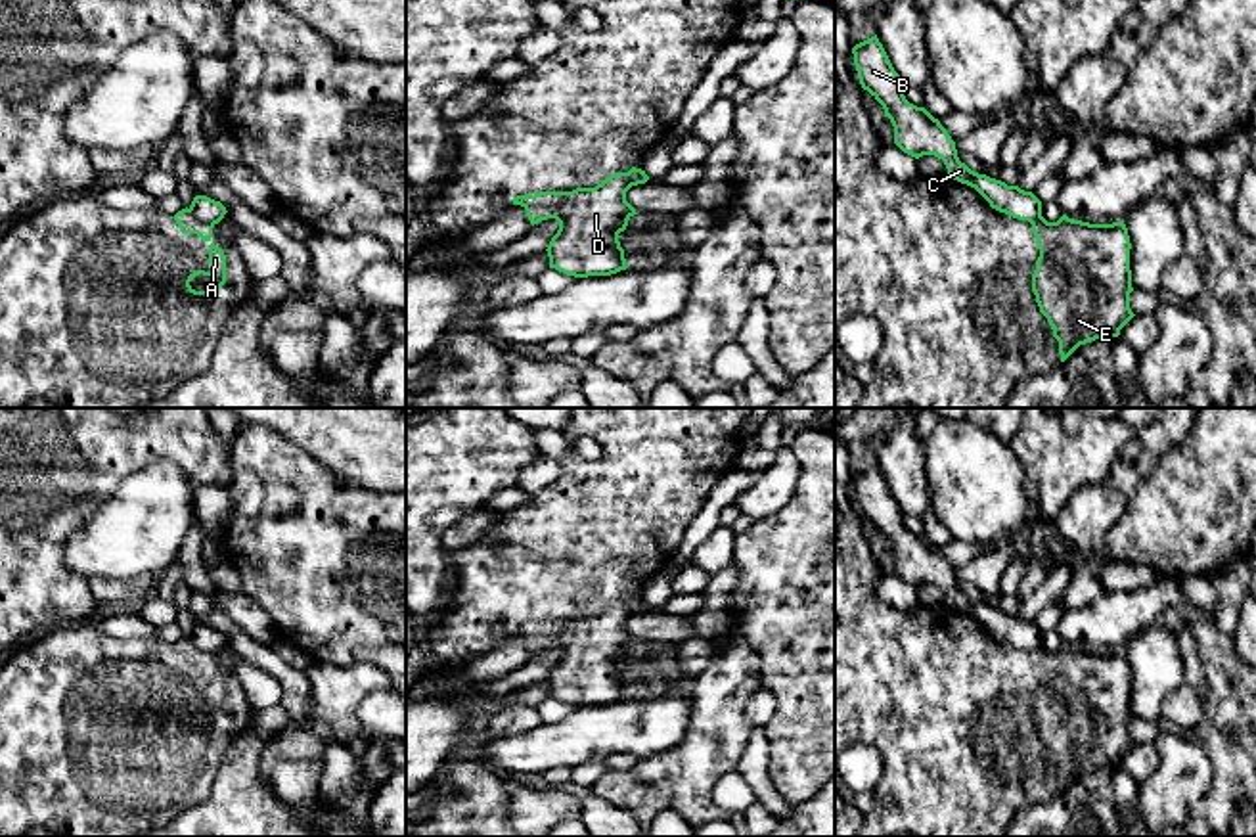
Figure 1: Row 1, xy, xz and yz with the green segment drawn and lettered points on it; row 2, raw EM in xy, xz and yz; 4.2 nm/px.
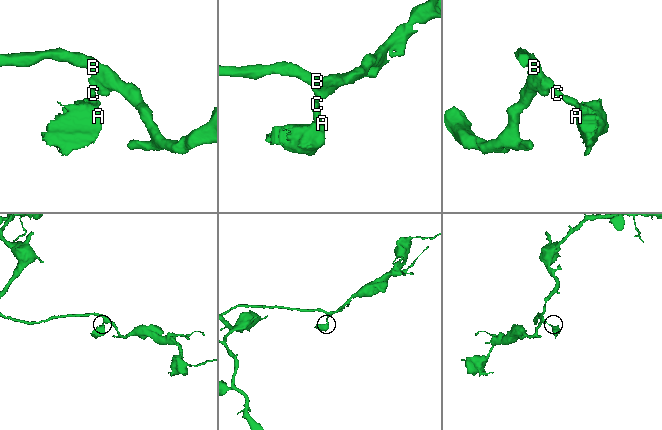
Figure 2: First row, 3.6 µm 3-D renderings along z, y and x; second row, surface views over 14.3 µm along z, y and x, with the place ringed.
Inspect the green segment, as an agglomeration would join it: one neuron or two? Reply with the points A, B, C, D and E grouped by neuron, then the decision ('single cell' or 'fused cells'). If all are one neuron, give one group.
A D E / B C | fused cells

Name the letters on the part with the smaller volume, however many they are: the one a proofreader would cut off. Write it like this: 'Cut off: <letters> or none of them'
Cut off: A, D, E

